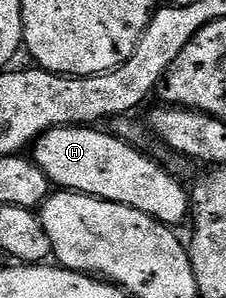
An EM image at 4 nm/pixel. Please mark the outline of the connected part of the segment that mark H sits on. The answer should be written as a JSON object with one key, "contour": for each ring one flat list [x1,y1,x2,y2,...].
{"contour":[[73,126,70,128,52,128,41,136,34,145,34,159,41,170,48,175,49,181,57,189,69,192,85,192,88,196,96,196,99,200,118,202,122,206,130,206,134,210,142,210,142,214,150,214,158,222,169,226,177,226,189,219,190,196,170,173,159,168,139,147,128,144,111,131,99,132,96,126]]}

